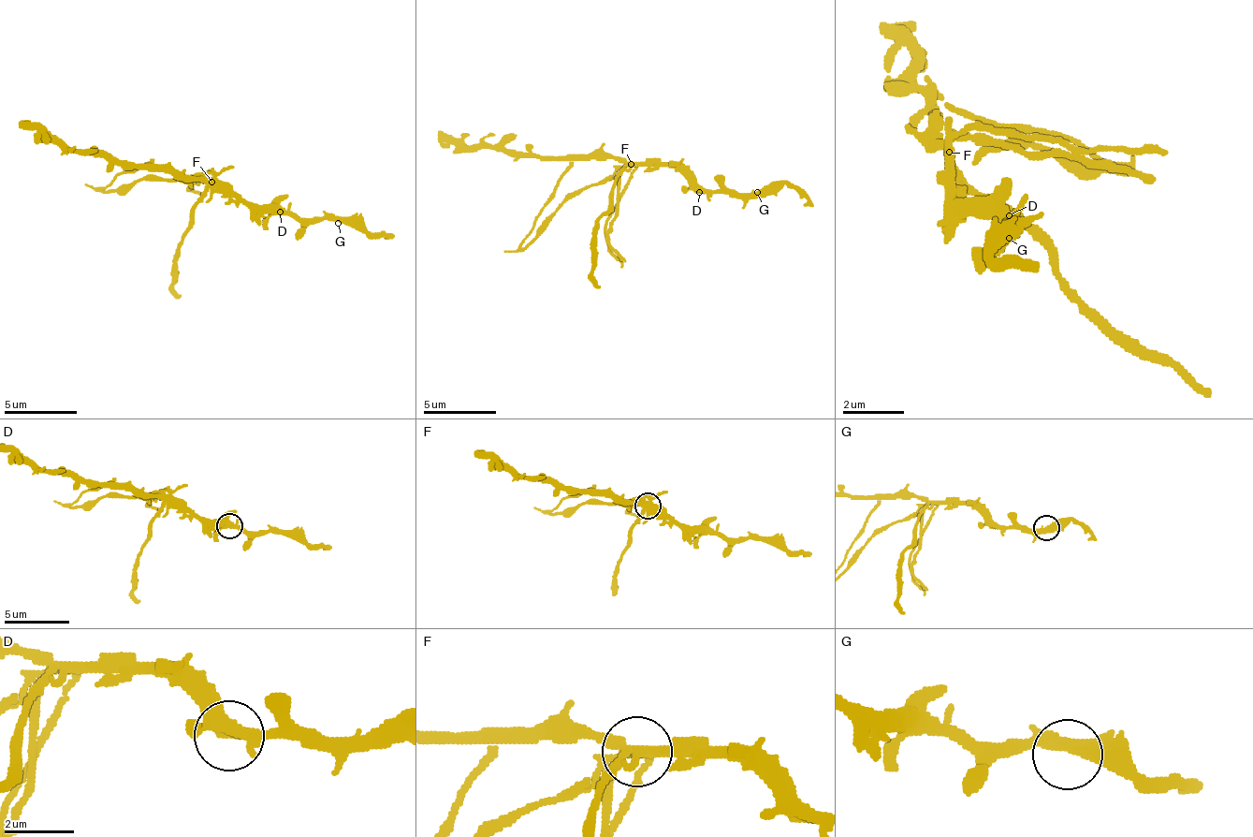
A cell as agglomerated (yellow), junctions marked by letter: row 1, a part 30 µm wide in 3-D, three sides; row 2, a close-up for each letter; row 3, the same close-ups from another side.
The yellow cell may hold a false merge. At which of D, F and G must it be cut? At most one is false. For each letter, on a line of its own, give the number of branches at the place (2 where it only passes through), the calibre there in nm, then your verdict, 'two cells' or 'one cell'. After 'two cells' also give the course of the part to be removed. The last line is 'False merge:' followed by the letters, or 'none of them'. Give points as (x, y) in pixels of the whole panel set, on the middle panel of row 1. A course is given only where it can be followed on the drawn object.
D: 5 | 400 nm | one cell
F: 6 | 360 nm | two cells | (630, 163), (619, 167), (604, 181), (579, 188), (535, 232), (539, 210), (558, 178), (572, 163)
G: 2 | 440 nm | one cell
False merge: F

